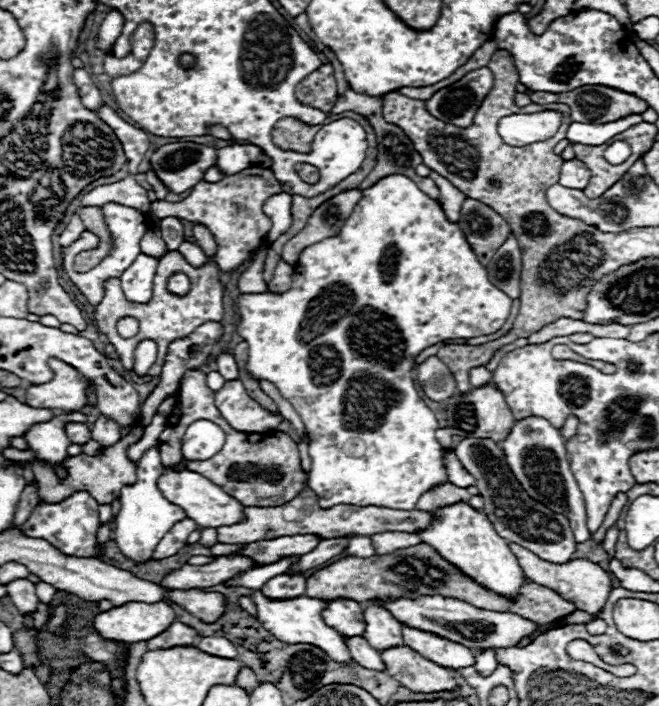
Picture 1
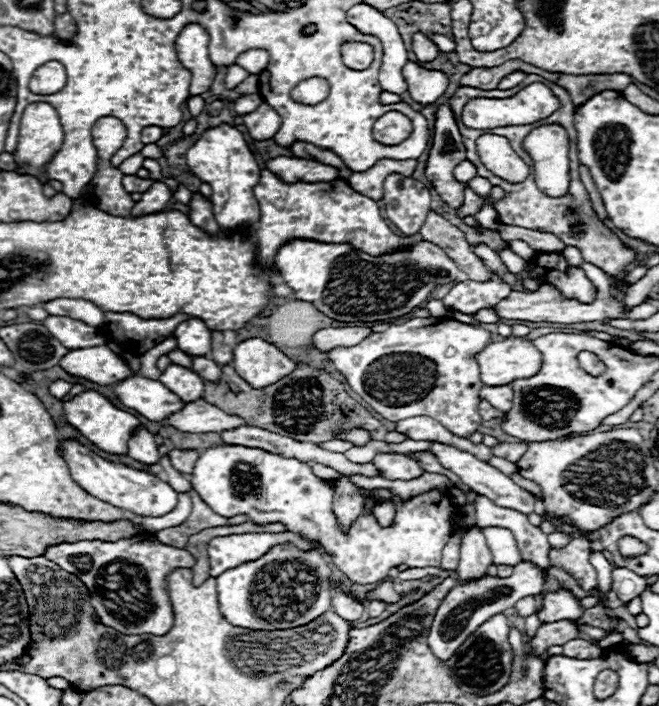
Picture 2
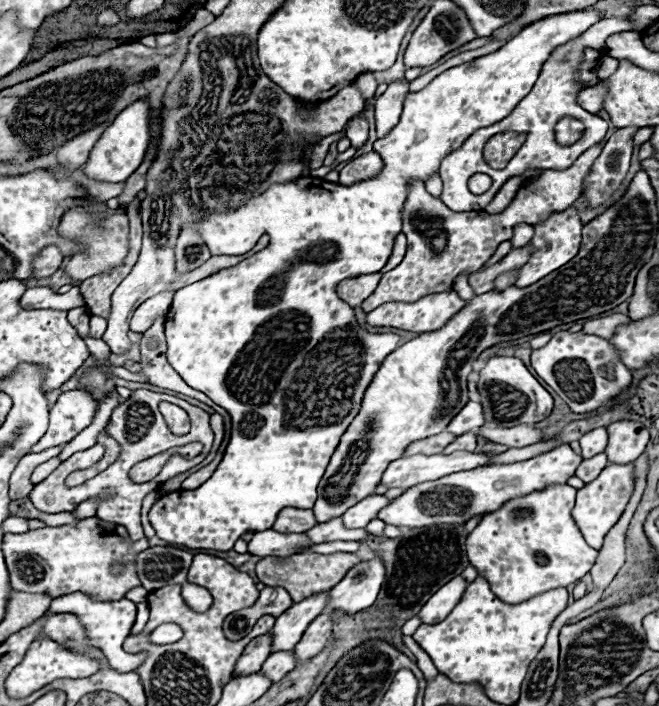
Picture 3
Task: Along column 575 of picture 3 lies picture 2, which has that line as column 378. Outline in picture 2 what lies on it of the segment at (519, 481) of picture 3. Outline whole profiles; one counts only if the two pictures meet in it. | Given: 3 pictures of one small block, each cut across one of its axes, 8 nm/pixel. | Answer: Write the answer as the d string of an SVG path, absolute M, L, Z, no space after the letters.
M378 452L372 460L376 470L380 472L382 478L386 480L414 480L424 474L420 464L404 454L386 454Z

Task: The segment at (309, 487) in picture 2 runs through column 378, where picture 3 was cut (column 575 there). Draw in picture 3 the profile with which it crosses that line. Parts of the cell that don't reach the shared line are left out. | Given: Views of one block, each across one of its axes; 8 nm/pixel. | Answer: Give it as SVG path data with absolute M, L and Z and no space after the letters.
M556 484L556 486L548 486L540 492L532 492L528 496L510 500L500 510L486 514L478 522L478 526L472 530L472 534L466 538L466 552L468 552L470 564L478 570L478 574L482 578L488 580L492 592L500 600L504 600L508 604L518 604L540 592L574 584L584 574L590 572L598 552L584 542L580 530L576 528L576 524L572 520L574 498L576 498L576 488L572 488L568 484L562 484L562 486Z

